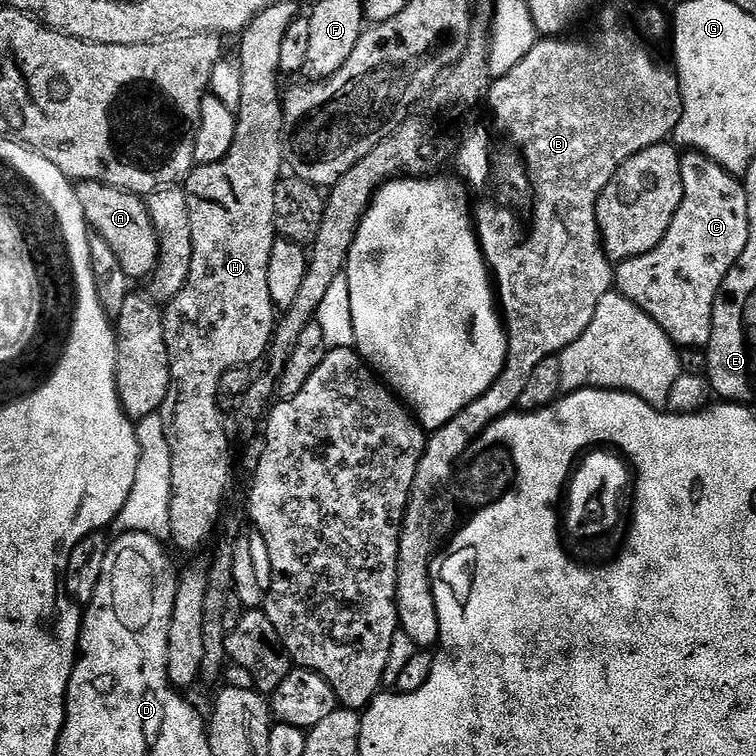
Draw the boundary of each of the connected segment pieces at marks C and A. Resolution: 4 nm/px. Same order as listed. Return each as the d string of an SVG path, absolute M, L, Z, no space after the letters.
M688 150L681 155L680 165L684 189L678 214L654 250L615 265L614 288L650 314L673 344L704 350L710 342L716 296L726 274L746 250L748 199L743 183L709 156Z
M81 180L76 184L78 202L82 202L82 214L86 214L89 229L101 236L114 250L118 266L126 270L129 281L147 281L156 271L160 257L160 243L154 230L154 222L148 213L148 205L143 195L127 192L114 186L106 186L97 180Z

